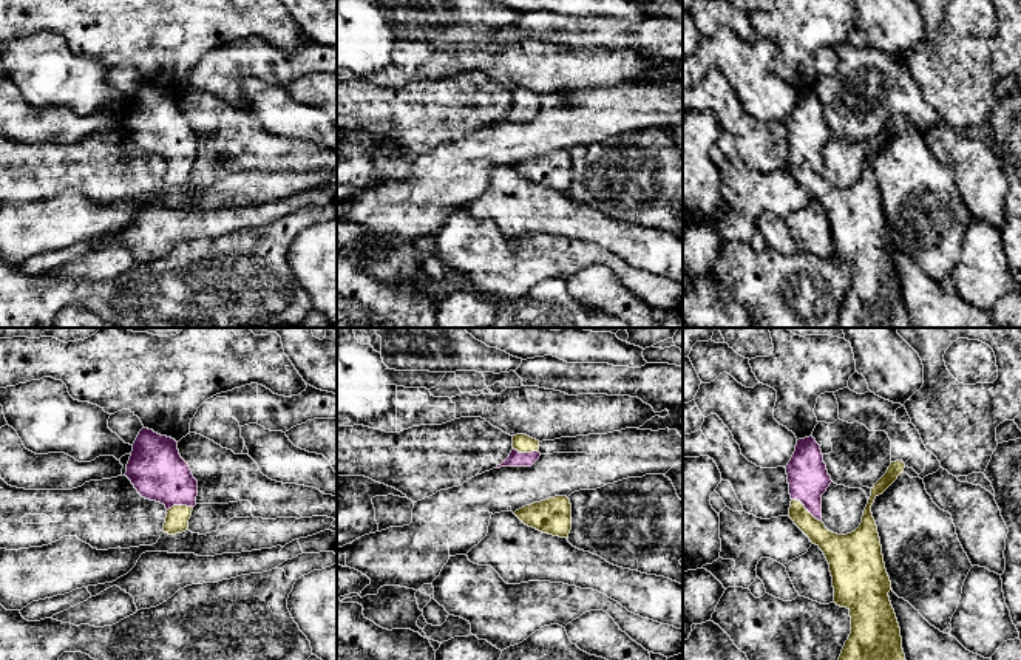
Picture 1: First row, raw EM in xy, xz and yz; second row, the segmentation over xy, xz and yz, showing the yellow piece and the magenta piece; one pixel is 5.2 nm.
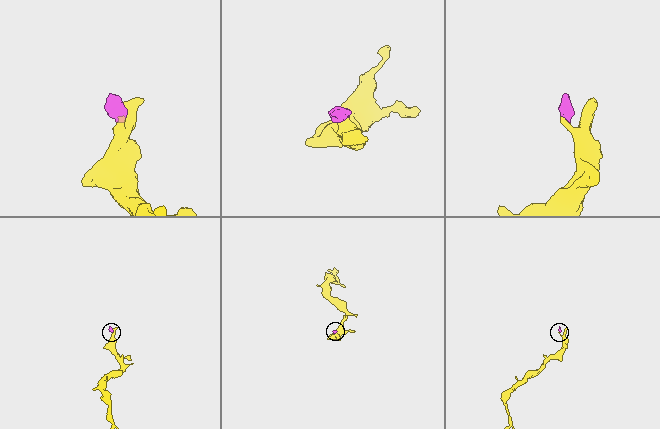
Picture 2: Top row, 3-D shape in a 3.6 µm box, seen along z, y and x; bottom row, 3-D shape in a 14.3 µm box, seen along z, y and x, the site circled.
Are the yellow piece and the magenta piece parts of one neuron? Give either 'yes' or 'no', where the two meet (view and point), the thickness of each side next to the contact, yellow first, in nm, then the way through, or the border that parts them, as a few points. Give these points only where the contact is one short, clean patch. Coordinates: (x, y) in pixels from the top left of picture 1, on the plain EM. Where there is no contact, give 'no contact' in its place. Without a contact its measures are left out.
yes | yz (805, 163) | 130/220 nm | across yz (834, 200), (810, 176), (805, 163), (808, 132)

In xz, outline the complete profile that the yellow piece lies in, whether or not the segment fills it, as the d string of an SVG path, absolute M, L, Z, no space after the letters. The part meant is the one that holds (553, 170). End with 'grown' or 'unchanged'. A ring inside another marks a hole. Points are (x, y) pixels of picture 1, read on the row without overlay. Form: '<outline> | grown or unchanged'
M555 150L525 159L514 168L528 181L559 192L568 192L572 184L572 158L567 150Z | unchanged

